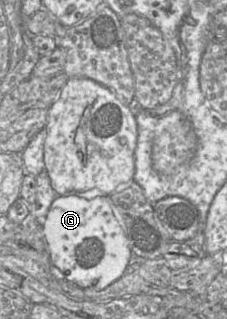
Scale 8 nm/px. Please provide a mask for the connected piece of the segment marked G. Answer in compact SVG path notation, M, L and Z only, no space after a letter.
M73 194L58 195L45 217L43 234L51 264L62 273L66 281L81 288L106 288L124 275L134 259L122 218L110 196L104 194L91 199Z

